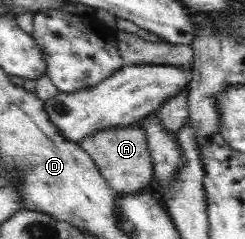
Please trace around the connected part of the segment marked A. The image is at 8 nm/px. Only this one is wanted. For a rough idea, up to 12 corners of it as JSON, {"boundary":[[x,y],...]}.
{"boundary":[[132,124],[79,147],[119,196],[153,186],[145,130]]}

